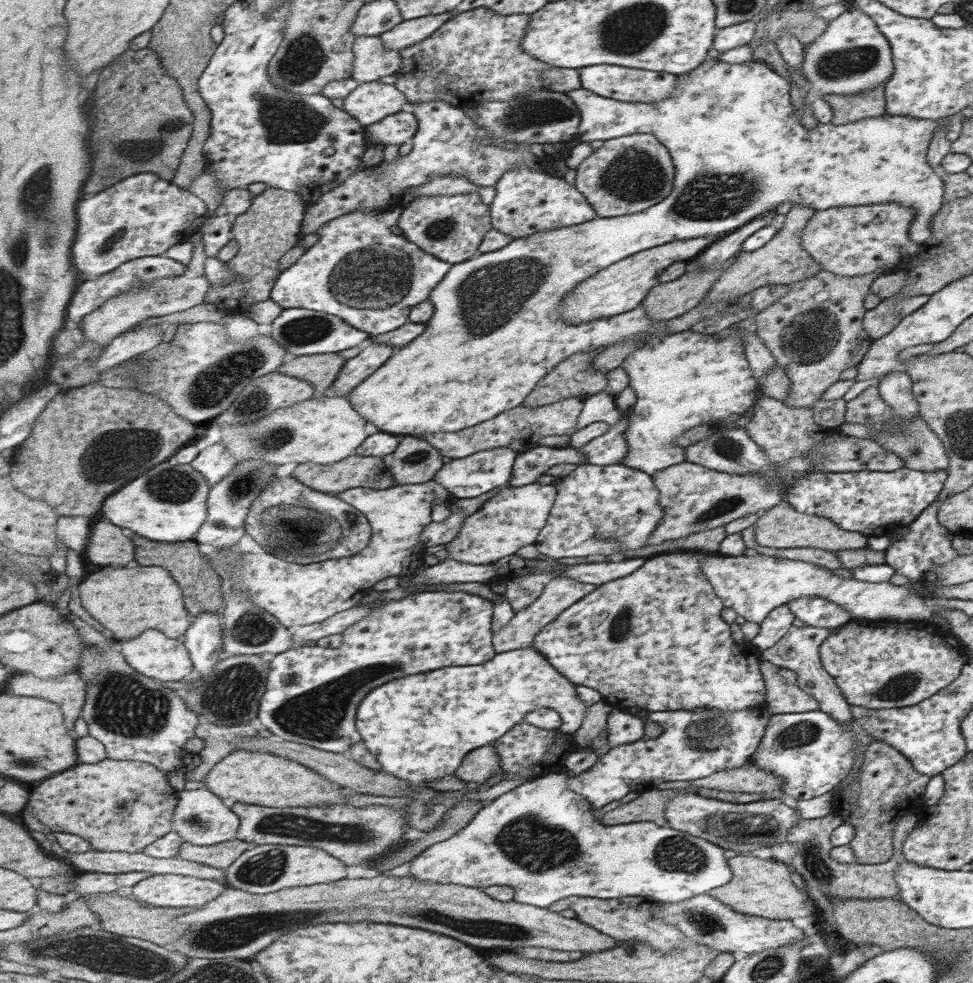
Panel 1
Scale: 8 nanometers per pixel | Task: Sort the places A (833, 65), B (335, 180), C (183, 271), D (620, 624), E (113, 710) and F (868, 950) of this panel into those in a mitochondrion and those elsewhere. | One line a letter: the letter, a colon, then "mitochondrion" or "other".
A: mitochondrion
B: other
C: other
D: mitochondrion
E: mitochondrion
F: other

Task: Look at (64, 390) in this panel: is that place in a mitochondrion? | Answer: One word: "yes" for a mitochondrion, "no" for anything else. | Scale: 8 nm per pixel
no

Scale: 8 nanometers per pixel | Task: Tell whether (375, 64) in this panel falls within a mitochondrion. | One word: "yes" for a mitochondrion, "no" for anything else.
no

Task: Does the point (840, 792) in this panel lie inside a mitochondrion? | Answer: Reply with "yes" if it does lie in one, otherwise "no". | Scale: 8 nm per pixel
no

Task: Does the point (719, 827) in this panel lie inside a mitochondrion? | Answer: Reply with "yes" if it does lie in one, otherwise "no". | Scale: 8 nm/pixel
yes

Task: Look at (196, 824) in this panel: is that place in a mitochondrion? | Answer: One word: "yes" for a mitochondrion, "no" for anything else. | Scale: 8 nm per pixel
yes

